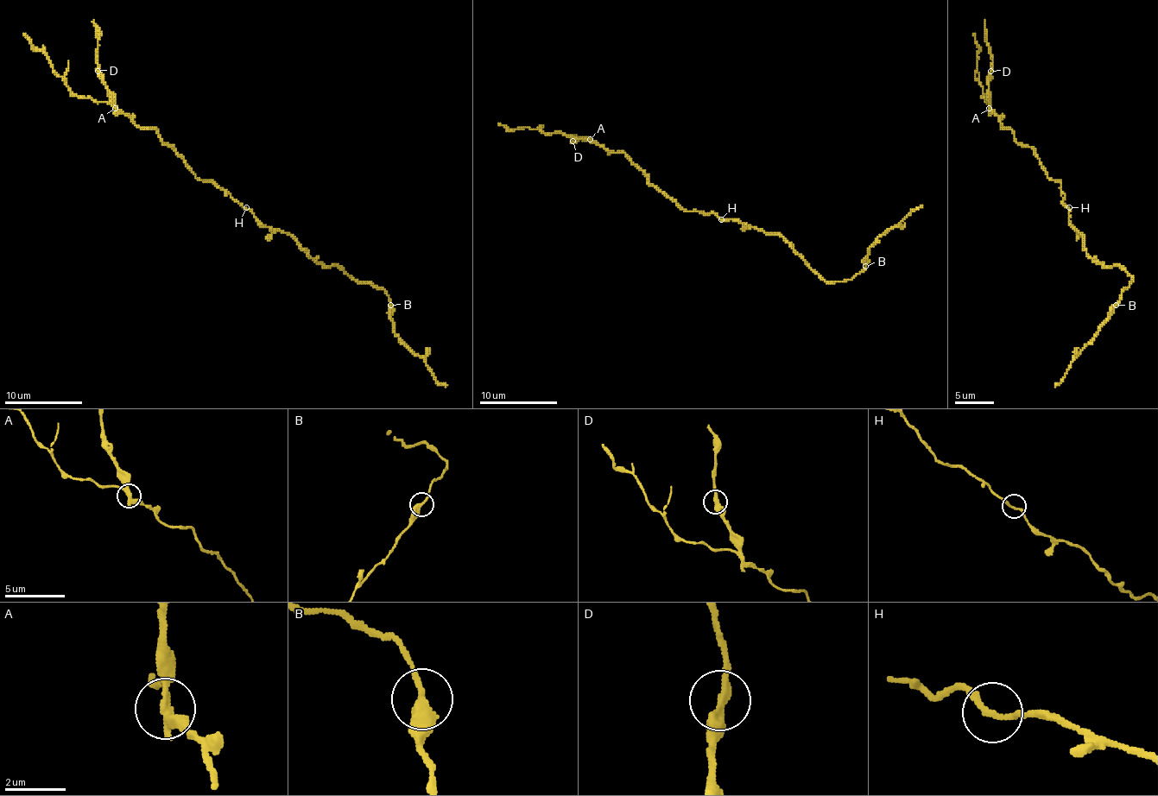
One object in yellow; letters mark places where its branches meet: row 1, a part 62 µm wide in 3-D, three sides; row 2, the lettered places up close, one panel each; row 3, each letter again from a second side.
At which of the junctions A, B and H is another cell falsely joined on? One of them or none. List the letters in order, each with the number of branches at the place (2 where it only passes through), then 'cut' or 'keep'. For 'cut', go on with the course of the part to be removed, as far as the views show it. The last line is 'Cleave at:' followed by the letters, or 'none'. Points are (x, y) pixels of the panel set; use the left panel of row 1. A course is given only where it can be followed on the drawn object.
A: 3 branches meet; cut; foreign part runs (115, 108), (115, 96), (104, 80), (98, 63), (93, 20)
B: 2 branches meet; keep
H: 2 branches meet; keep
Cleave at: A

